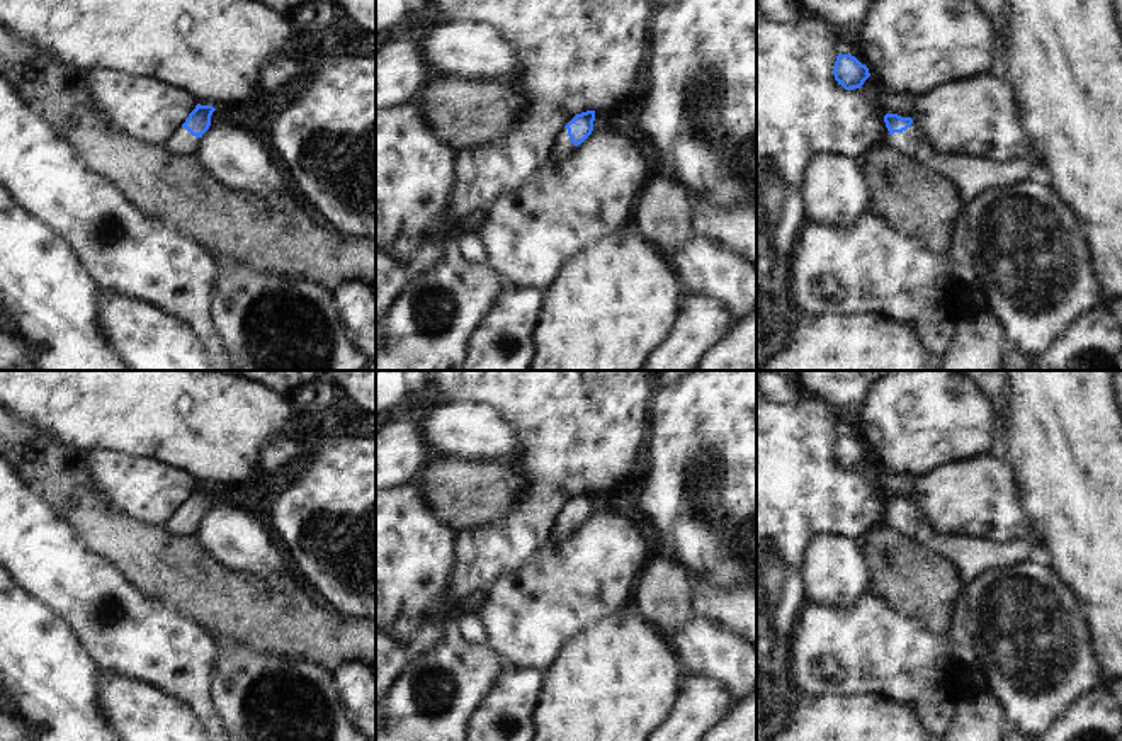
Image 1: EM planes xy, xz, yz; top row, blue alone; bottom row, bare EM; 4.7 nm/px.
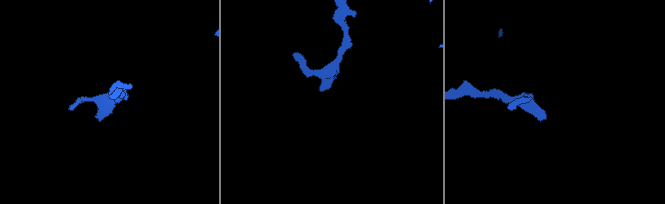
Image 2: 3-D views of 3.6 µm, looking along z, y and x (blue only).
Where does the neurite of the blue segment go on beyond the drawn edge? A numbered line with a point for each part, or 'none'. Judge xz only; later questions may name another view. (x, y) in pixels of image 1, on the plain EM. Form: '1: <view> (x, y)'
1: xz (563, 527)

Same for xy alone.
1: xy (182, 524)

